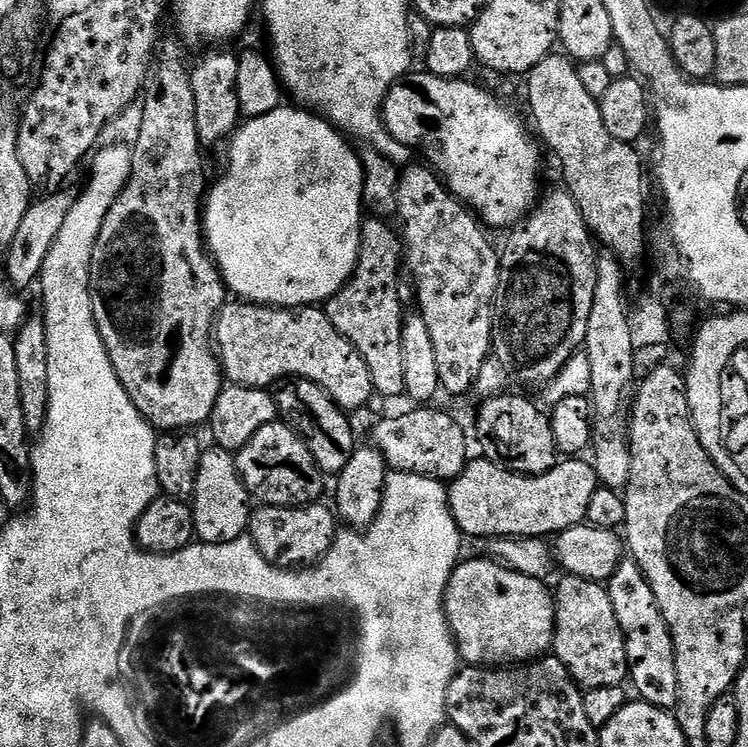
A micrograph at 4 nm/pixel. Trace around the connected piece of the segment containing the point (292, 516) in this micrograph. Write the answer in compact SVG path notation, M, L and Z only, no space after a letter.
M324 502L301 504L299 508L283 508L273 504L257 507L248 521L250 539L277 568L292 570L297 566L311 566L328 553L336 540L338 516L329 505L328 508Z

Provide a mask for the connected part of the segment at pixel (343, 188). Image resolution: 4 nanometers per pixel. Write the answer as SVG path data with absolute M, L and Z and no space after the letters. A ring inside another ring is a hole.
M281 106L261 117L245 119L230 137L228 148L228 169L224 177L216 185L209 187L206 199L202 204L202 227L206 247L220 269L220 278L225 281L229 289L236 291L235 295L245 302L266 304L277 308L307 308L323 305L331 296L338 294L342 286L351 280L358 254L360 253L360 229L366 219L366 205L364 202L364 167L360 164L357 149L347 144L349 141L323 116L313 114L299 107L287 108Z

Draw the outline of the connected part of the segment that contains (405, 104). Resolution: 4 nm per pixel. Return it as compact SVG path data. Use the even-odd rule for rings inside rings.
M417 70L409 71L407 76L402 77L401 80L397 80L395 86L386 94L386 98L384 99L384 125L388 127L388 133L394 138L398 138L398 142L402 142L407 148L418 150L418 152L420 148L421 154L425 156L421 157L439 173L446 185L447 191L451 192L457 200L466 202L469 209L471 209L489 229L505 228L505 230L508 230L519 224L520 221L532 211L538 200L536 179L540 176L540 152L542 153L542 148L538 143L537 137L530 131L529 125L527 123L524 125L498 97L491 96L486 89L479 88L476 84L471 84L471 79L436 76L427 70L421 70L421 72L416 71Z

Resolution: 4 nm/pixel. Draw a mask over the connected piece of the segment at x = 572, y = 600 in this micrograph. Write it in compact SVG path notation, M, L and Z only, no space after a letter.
M564 574L561 577L560 585L554 588L556 636L552 640L552 652L556 659L566 666L581 689L623 685L628 680L628 659L624 635L618 626L607 587L577 576Z

